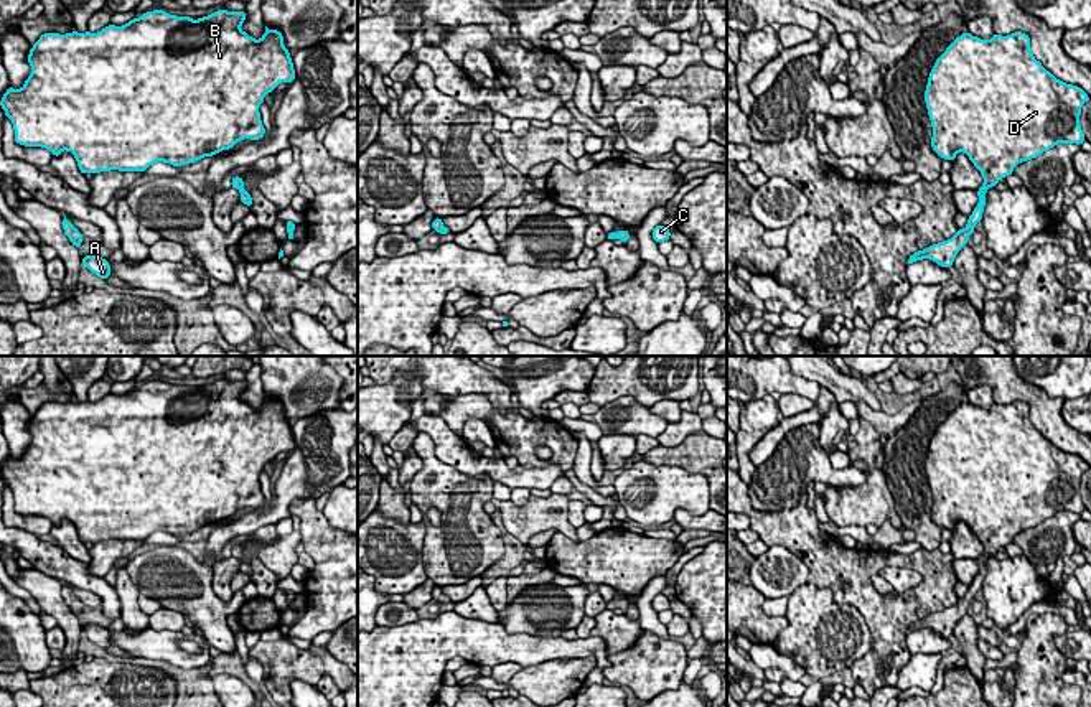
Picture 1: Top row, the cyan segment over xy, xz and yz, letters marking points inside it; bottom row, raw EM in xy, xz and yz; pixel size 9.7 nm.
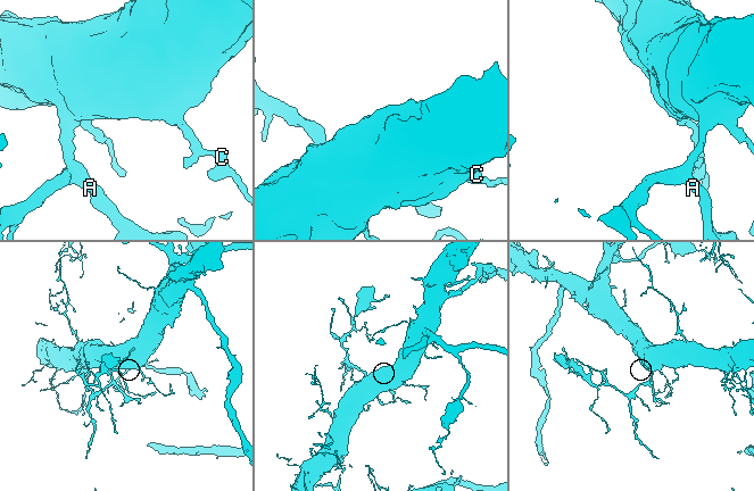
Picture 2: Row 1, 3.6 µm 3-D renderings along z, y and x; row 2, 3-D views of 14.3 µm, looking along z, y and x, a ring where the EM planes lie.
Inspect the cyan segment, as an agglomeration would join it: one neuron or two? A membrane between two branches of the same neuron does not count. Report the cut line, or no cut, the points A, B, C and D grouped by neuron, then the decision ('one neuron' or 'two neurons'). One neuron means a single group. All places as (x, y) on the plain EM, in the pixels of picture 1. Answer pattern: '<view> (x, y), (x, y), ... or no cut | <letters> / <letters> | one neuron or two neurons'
no cut | A B C D | one neuron

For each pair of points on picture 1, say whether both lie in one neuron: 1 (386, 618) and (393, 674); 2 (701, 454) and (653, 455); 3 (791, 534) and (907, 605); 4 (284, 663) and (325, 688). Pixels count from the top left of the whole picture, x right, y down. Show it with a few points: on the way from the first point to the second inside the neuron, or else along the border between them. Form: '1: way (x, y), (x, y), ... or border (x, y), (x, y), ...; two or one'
1: border (417, 618), (407, 623), (378, 627); two
2: way (689, 455), (664, 455); one
3: way (819, 552), (874, 605), (879, 605); one
4: border (315, 684), (328, 674), (340, 689); two

